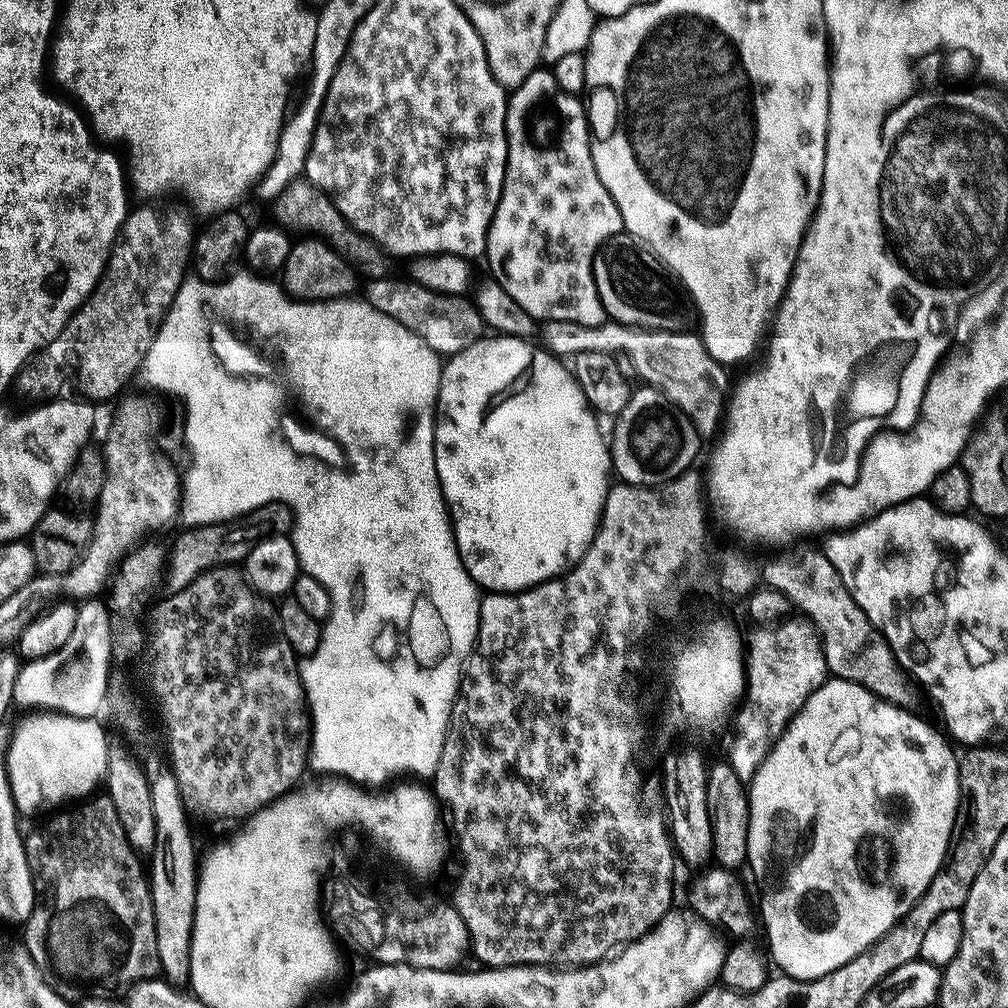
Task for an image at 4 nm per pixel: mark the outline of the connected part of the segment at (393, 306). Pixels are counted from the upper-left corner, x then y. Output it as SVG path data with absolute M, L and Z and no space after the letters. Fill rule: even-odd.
M411 278L405 280L368 280L366 299L374 310L382 310L382 314L390 314L394 322L406 326L426 346L430 346L438 354L461 352L476 340L483 337L486 325L478 312L475 303L464 296L447 296L434 290L426 290L426 286L416 283Z

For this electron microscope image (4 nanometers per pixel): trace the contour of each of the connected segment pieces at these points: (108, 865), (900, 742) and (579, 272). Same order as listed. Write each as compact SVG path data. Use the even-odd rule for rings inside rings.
M96 794L67 810L57 811L55 815L45 820L48 821L45 824L41 823L30 835L30 838L24 841L25 854L33 878L33 888L36 891L36 904L33 906L33 912L22 928L24 930L22 943L26 946L26 950L30 950L30 958L40 969L53 977L55 977L54 975L61 976L62 979L73 980L76 984L97 984L100 987L97 989L100 990L112 990L108 988L120 987L123 989L140 980L153 979L160 972L160 963L158 962L158 938L154 934L152 895L148 889L145 865L144 868L140 865L141 857L136 849L130 846L130 842L126 838L126 830L122 830L122 822L118 822L118 810L114 810L114 802L110 802L110 798L106 794Z
M829 678L824 681L822 686L818 686L818 690L814 690L814 694L810 694L810 698L806 698L806 702L796 711L796 716L786 726L786 730L778 737L775 746L766 754L766 758L762 762L762 766L757 770L754 778L751 780L748 789L748 858L747 867L752 867L752 872L756 875L756 880L760 883L760 916L764 919L764 932L768 935L768 952L772 955L771 963L777 964L779 971L783 975L794 978L795 980L817 980L826 974L830 974L834 970L838 970L842 966L846 966L846 962L850 962L854 958L858 958L858 954L862 954L862 950L866 950L874 942L878 942L886 933L892 929L897 922L904 917L914 906L914 902L918 902L918 898L922 898L922 894L930 886L930 882L940 873L940 869L946 863L948 855L948 845L952 843L952 831L954 830L954 822L956 821L956 811L960 805L960 760L958 759L957 749L950 743L949 737L945 735L939 727L931 728L926 721L920 716L915 716L912 712L907 712L907 707L891 704L889 700L879 700L870 690L866 690L862 685L855 684L849 680L837 680Z
M552 70L532 72L530 78L526 78L526 82L522 82L508 96L506 138L508 139L508 161L504 175L504 189L500 195L498 206L494 210L494 218L490 222L488 247L486 249L486 261L488 260L488 268L492 271L491 279L500 284L502 290L506 290L510 298L514 302L518 302L518 305L522 306L527 314L537 322L561 320L562 322L578 322L578 326L598 326L605 323L606 313L598 298L598 286L594 282L592 263L596 257L596 251L610 237L621 235L624 232L624 223L622 222L622 214L618 214L618 206L614 202L614 198L610 198L610 190L606 190L606 186L602 186L602 178L598 178L598 170L594 170L588 113L581 97L564 92L555 80L555 74Z

